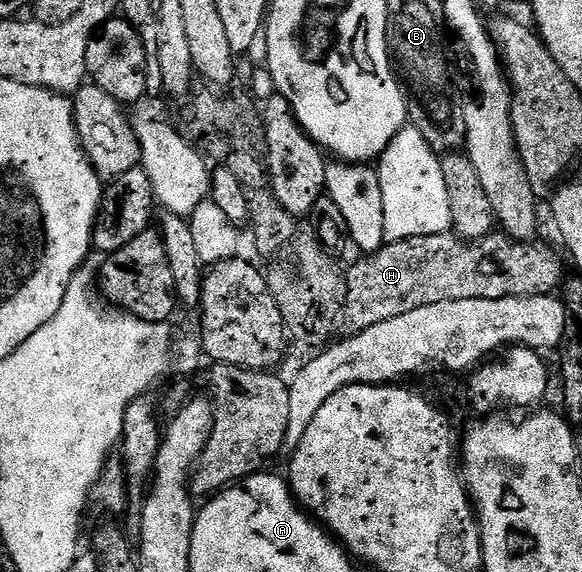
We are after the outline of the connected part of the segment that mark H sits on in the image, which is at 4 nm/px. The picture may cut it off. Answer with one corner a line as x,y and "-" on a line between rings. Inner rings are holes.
448,231
446,233
438,233
437,235
421,235
420,237
414,237
413,239
405,239
404,241
387,241
380,247
379,250
375,253
369,253
363,256
360,256
358,259
359,262
356,263
355,266
352,267
351,270
346,270
345,280
347,283
347,299
345,302
345,321
347,317
347,321
352,326
350,327
352,330
358,331
360,329
368,329
369,327
373,327
377,323
385,323
385,319
397,319
397,315
405,315
408,311
417,311
417,307
429,307
433,303
445,303
446,301
456,301
457,299
505,299
506,297
546,297
548,295
554,294
556,290
563,285
565,280
565,272
563,273
563,261
558,257
557,254
554,253
553,250
550,249
547,245
535,245
536,243
528,243
525,241
517,241
507,236
506,233
502,231
493,231
489,235
485,235
481,239
477,239
476,241
465,241
461,237
456,237
454,232

